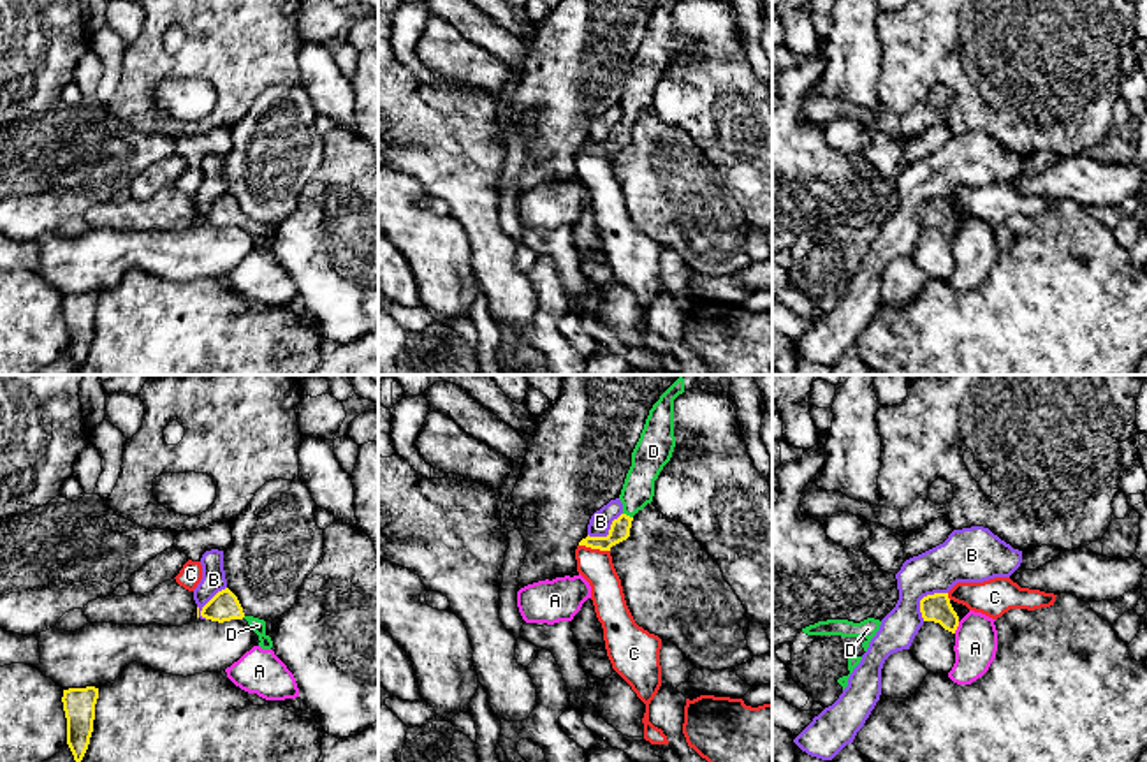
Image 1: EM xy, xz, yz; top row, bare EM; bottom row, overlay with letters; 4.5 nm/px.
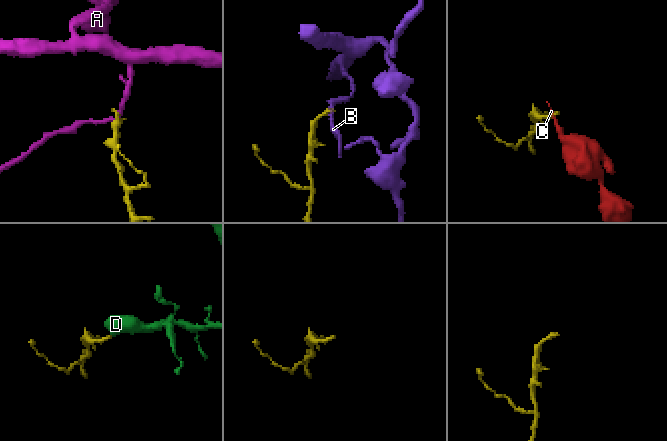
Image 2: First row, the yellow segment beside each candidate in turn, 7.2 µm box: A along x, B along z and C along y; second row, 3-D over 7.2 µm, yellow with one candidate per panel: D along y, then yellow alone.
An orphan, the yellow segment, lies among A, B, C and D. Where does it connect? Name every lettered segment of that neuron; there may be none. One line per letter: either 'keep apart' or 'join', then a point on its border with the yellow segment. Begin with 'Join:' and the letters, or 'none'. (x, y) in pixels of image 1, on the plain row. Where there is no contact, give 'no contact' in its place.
Join: D
A: keep apart; contact yz (957, 231)
B: keep apart; contact yz (924, 203)
C: keep apart; contact xz (595, 153)
D: join; contact xz (628, 122)

